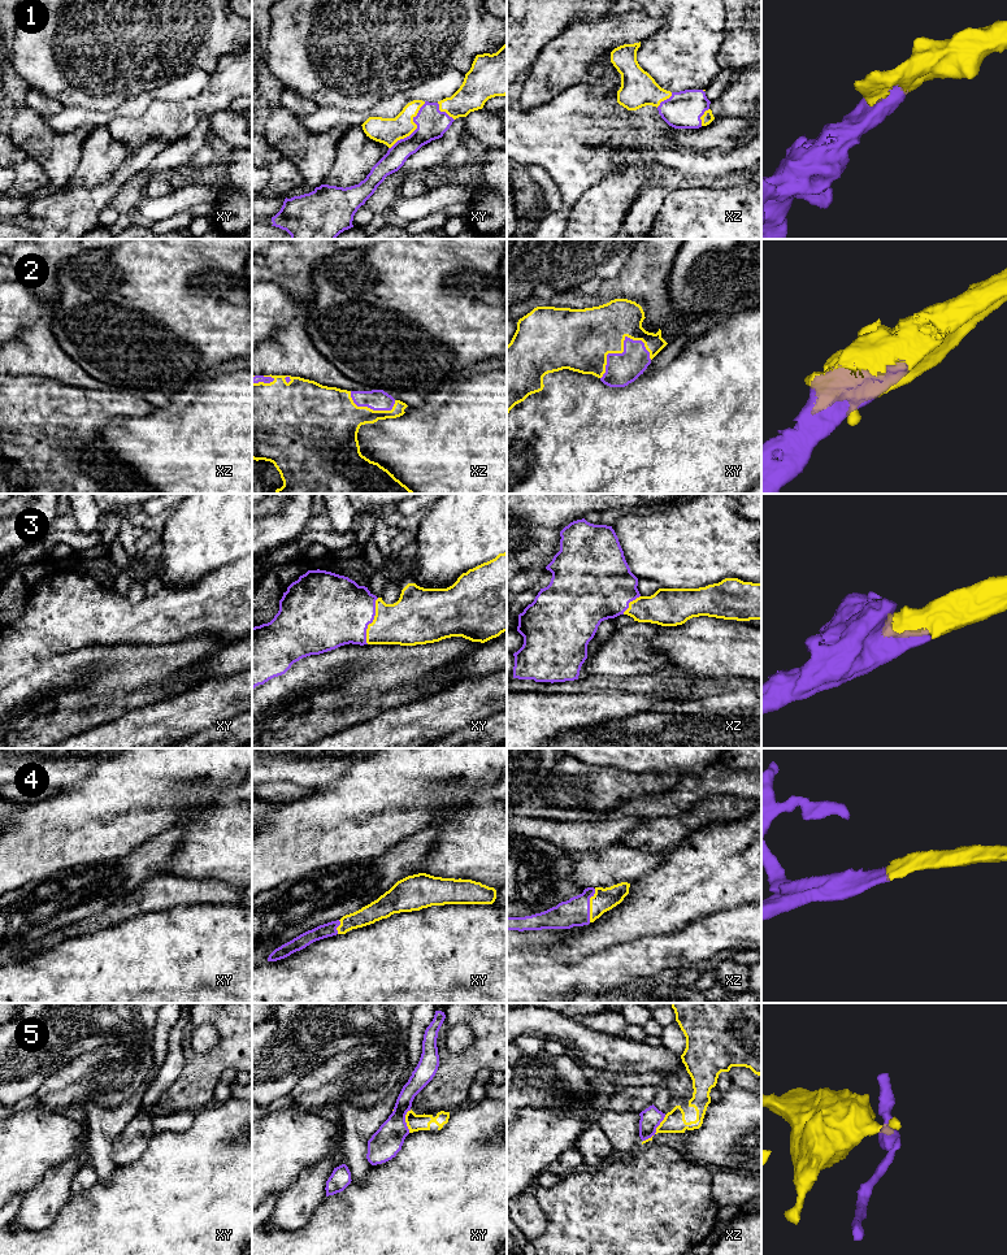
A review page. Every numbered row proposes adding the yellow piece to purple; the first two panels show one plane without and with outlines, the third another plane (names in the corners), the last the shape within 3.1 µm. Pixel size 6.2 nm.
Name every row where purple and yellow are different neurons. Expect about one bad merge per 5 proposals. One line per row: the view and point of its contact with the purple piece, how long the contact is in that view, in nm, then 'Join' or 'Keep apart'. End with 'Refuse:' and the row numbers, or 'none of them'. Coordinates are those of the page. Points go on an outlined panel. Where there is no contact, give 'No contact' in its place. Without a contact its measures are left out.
1: Touches purple at xy (416, 129). Shared border 380 nm. Join
2: Touches purple at xy (619, 354). Shared border 360 nm. Join
3: Touches purple at xy (372, 621). Shared border 300 nm. Join
4: Touches purple at xz (589, 906). Shared border 220 nm. Join
5: Touches purple at xz (655, 1129). Shared border 220 nm. Keep apart
Refuse: 5

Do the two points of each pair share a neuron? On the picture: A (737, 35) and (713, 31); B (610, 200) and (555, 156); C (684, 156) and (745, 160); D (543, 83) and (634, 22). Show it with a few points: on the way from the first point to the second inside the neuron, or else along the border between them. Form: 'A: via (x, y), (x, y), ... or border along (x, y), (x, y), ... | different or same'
A: border along (726, 33), (717, 55), (717, 63) | different
B: border along (611, 169), (582, 194), (573, 209) | different
C: via (699, 161), (729, 161) | same
D: via (565, 61), (582, 44), (612, 31) | same

